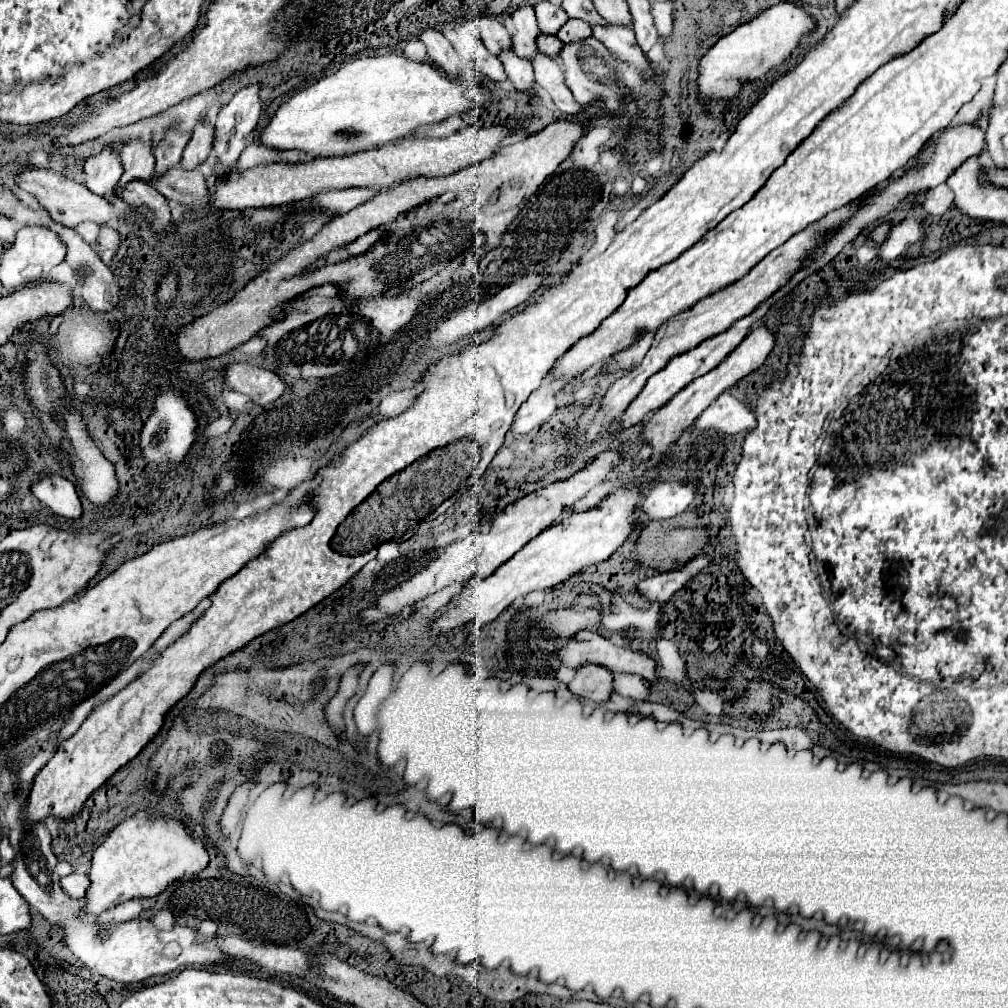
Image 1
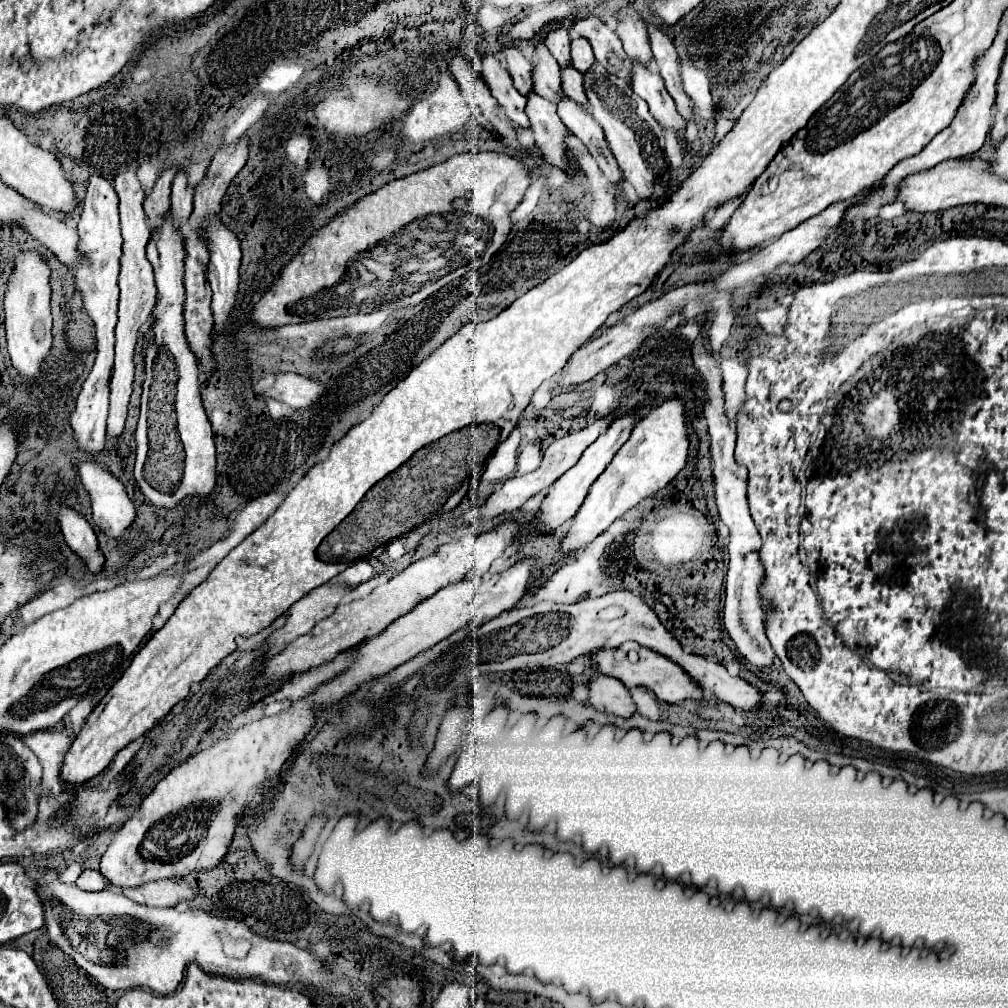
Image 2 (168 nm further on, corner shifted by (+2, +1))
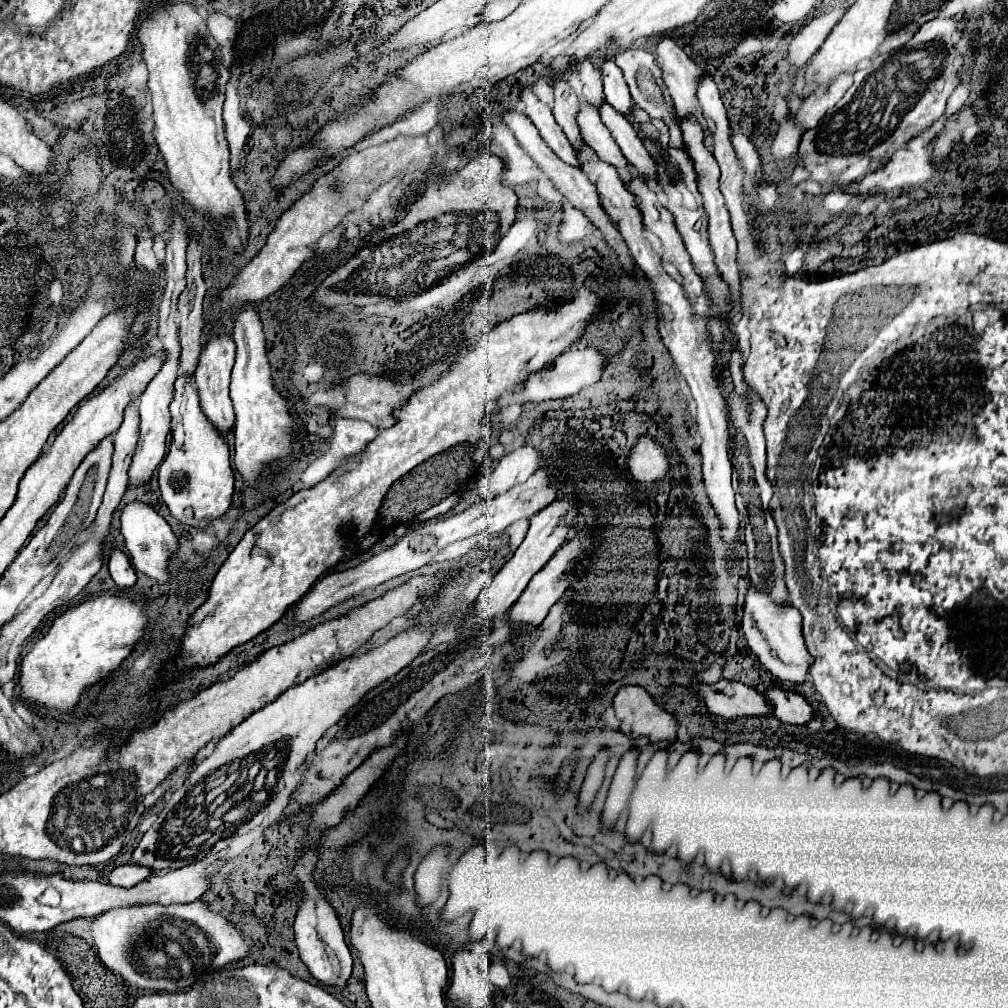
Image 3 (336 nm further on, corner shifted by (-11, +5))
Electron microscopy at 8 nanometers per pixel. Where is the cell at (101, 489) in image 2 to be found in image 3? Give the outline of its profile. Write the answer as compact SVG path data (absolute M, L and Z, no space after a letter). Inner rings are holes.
M131 501L121 511L121 533L125 537L127 551L131 553L133 567L137 571L153 577L159 583L169 581L171 575L167 573L167 559L177 549L177 537L173 535L167 521L161 515L157 515L149 505L139 503L139 501Z

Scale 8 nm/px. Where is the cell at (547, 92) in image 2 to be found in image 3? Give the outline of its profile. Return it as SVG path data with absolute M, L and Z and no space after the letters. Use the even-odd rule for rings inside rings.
M583 101L575 119L577 119L577 125L583 133L583 139L597 151L597 155L601 159L605 159L607 163L611 163L617 169L621 179L629 179L627 159L621 155L621 151L619 151L617 143L613 141L611 133L607 131L607 127L601 123L599 113L595 111L595 107L589 105L587 101Z

